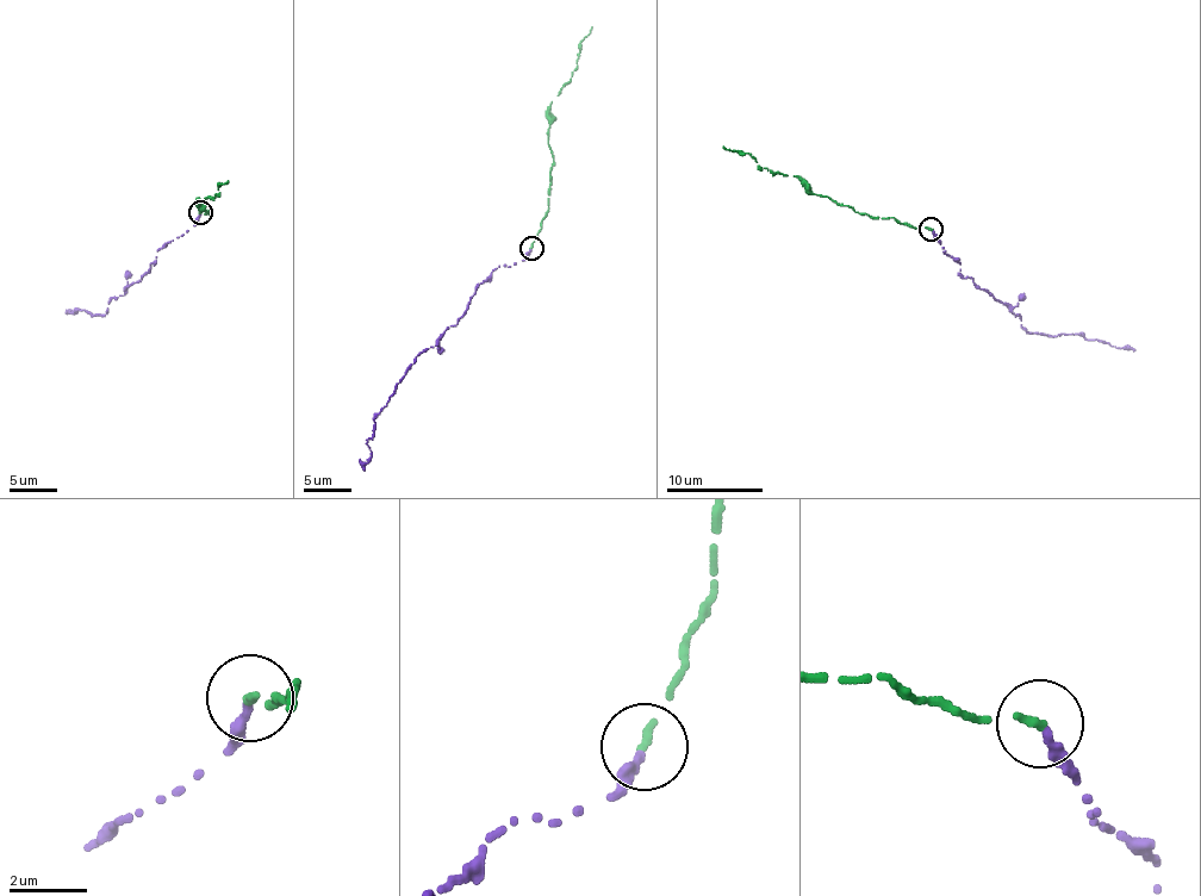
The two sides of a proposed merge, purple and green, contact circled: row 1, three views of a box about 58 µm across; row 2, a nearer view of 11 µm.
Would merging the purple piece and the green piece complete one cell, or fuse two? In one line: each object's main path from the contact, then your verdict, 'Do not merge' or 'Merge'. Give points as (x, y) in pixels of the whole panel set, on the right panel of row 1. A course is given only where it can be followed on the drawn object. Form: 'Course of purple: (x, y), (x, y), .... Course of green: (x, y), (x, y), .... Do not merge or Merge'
Course of purple: (932, 229), (945, 254), (960, 263), (958, 272), (1013, 311), (1030, 333), (1050, 336), (1077, 334), (1134, 349). Course of green: (932, 229), (914, 229), (891, 217), (872, 218), (816, 196), (797, 176), (771, 172), (748, 154), (723, 145). Merge

